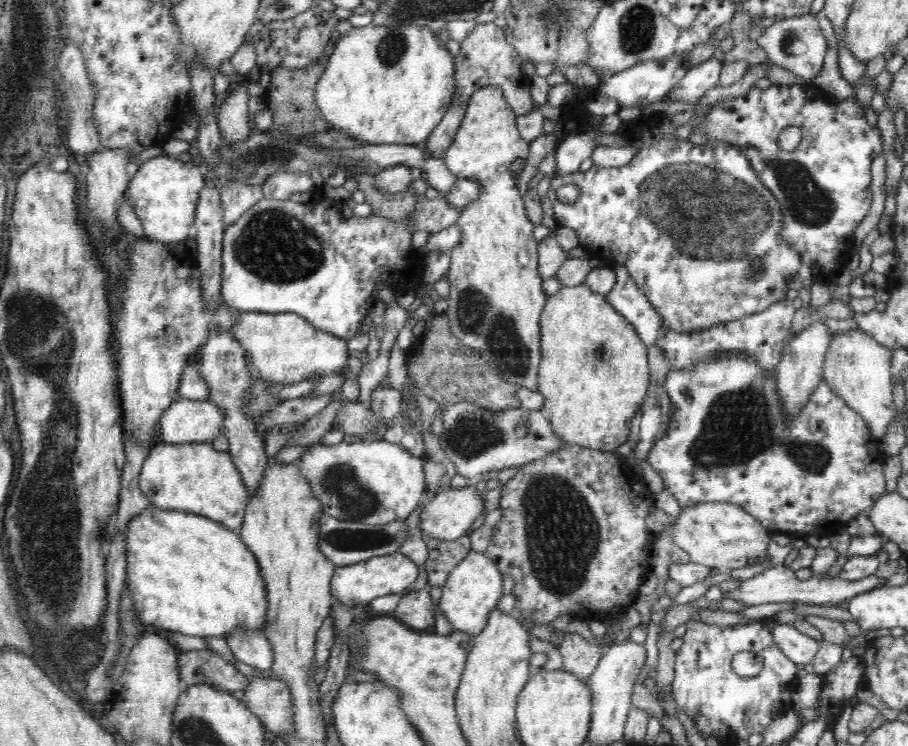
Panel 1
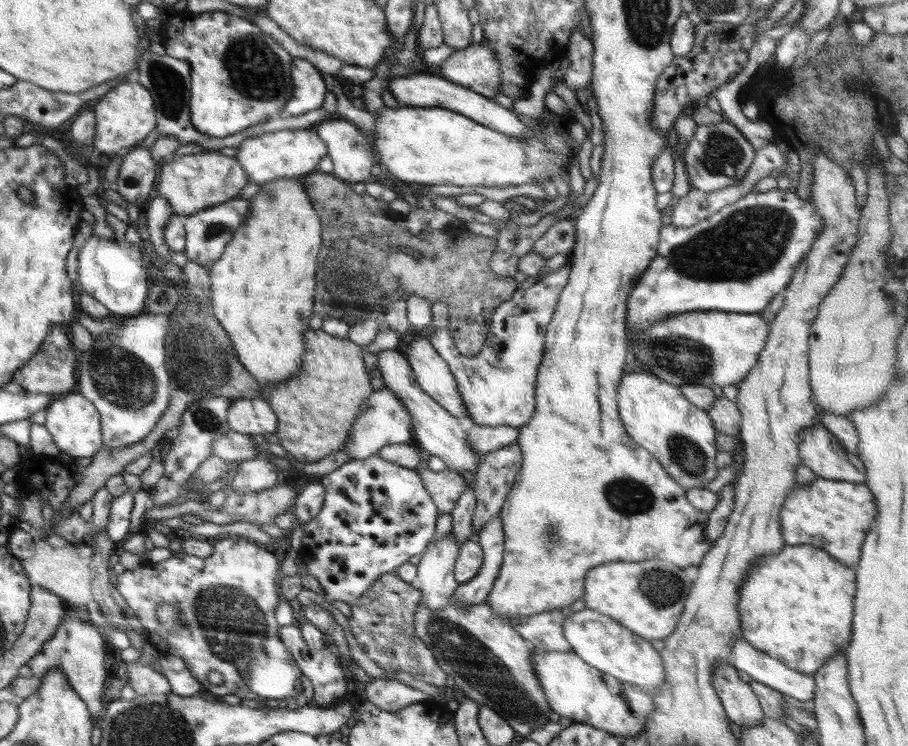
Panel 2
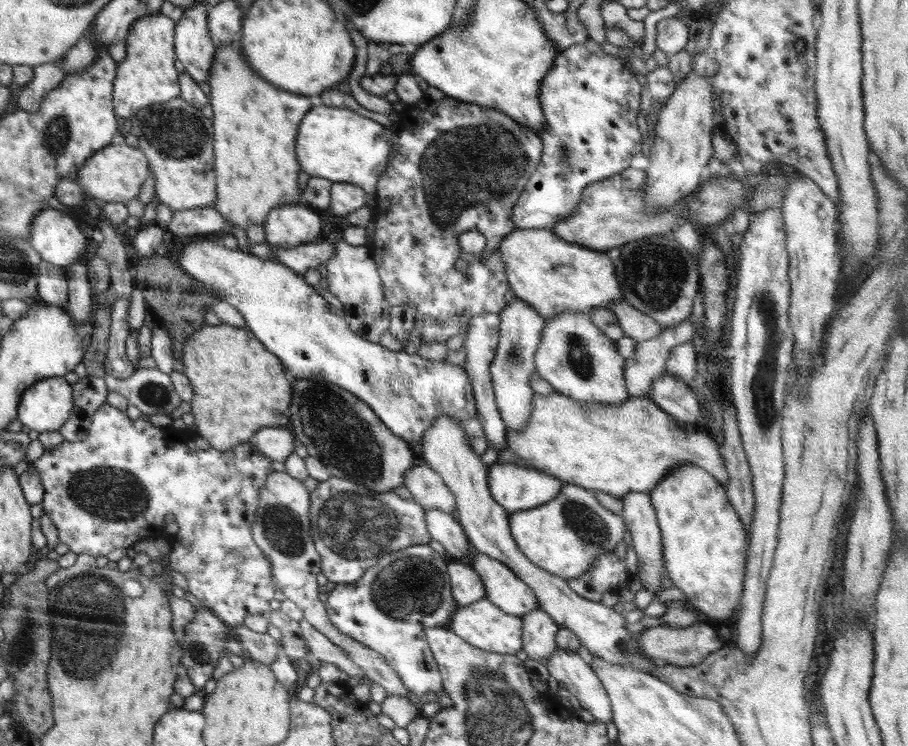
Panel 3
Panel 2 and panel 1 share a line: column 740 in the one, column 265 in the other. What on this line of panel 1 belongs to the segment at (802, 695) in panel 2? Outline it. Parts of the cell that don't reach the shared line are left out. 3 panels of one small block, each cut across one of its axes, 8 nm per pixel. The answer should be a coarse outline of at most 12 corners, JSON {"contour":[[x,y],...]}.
{"contour":[[239,629],[226,636],[240,662],[271,670],[274,652],[264,634]]}

